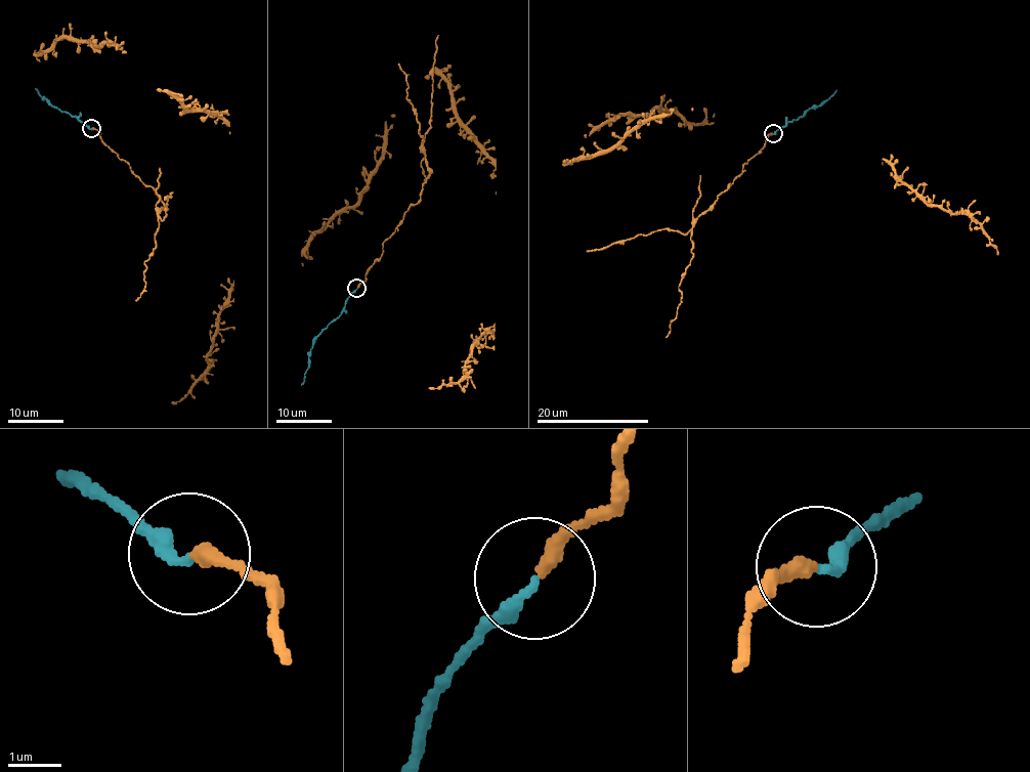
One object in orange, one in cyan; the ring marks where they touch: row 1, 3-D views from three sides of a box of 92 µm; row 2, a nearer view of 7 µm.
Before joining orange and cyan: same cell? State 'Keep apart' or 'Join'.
Join

